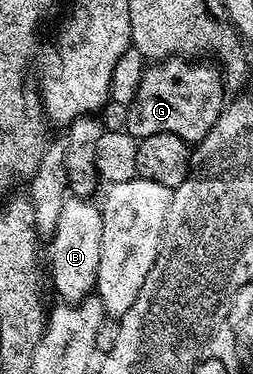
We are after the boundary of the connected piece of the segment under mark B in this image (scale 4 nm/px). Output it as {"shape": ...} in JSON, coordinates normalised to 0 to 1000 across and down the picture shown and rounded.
{"shape":[[[277,529],[249,551],[233,604],[186,652],[186,727],[209,735],[209,770],[265,813],[312,813],[372,789],[391,733],[391,658],[407,647],[399,559],[352,529]]]}

